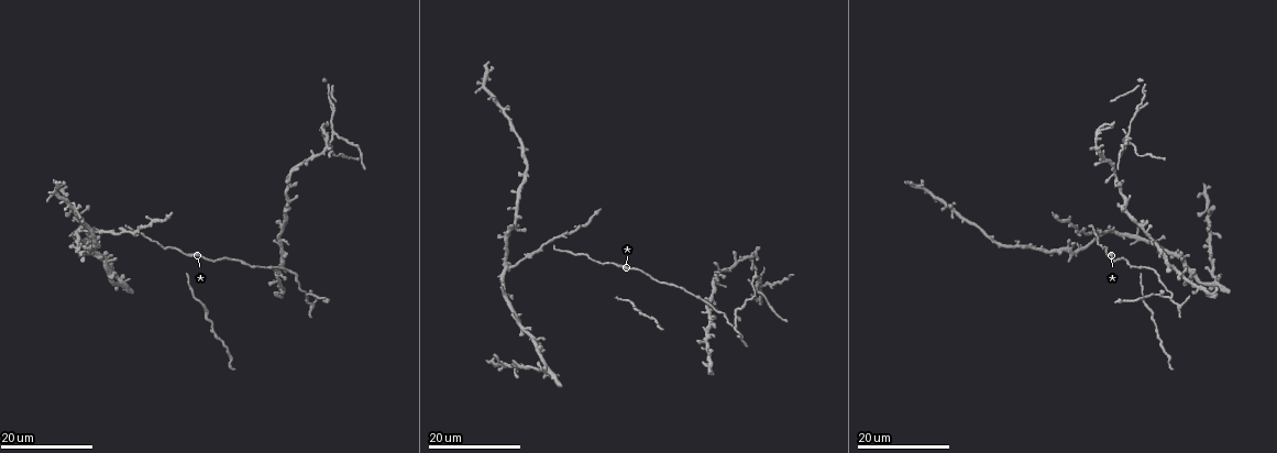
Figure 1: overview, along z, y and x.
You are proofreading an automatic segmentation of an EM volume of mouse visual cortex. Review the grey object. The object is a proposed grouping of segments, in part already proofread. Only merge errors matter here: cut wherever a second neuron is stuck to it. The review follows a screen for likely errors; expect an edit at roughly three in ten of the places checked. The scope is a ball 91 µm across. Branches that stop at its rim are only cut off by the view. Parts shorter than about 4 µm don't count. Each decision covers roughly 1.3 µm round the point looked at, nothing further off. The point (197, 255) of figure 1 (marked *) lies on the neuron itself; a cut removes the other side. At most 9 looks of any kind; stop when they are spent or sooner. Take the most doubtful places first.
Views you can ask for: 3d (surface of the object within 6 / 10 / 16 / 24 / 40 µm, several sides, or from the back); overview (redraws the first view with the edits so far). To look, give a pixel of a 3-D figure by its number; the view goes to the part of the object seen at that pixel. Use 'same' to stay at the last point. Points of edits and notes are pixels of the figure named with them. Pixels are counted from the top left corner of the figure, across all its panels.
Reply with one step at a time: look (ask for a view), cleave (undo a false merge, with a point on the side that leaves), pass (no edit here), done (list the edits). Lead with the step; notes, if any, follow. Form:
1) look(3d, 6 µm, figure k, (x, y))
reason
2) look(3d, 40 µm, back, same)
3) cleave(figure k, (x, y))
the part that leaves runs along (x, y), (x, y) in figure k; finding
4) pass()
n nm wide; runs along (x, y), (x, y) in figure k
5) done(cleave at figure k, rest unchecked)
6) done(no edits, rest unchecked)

look(3d, 16 µm, figure 1, (756, 284))
looks like a crossing

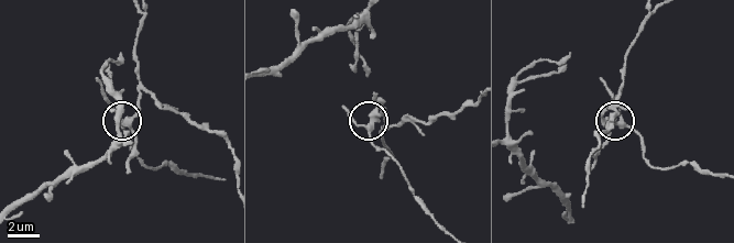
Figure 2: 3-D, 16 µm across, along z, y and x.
look(3d, 10 µm, figure 2, (619, 123))

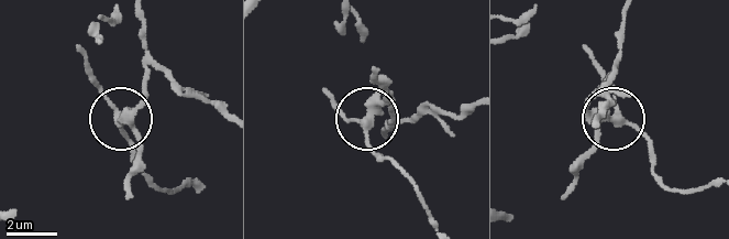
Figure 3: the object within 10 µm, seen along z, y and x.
cleave(figure 3, (145, 91))
320 nm wide; the part that leaves runs along (125, 119), (144, 87), (140, 18) in figure 3; a second neuron is stuck on

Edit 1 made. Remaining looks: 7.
look(overview)

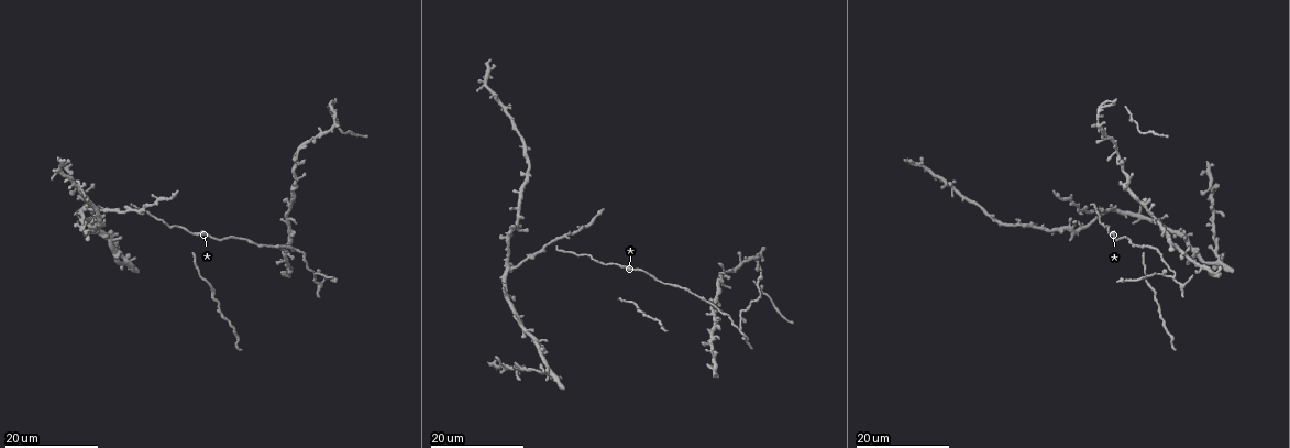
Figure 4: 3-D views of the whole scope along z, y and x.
look(3d, 16 µm, figure 4, (755, 268))
sudden change in width

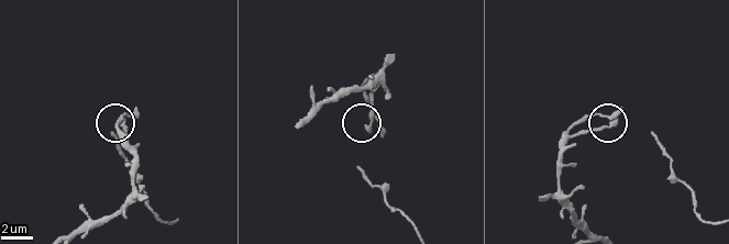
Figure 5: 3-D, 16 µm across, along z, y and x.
look(3d, 10 µm, figure 5, (616, 121))

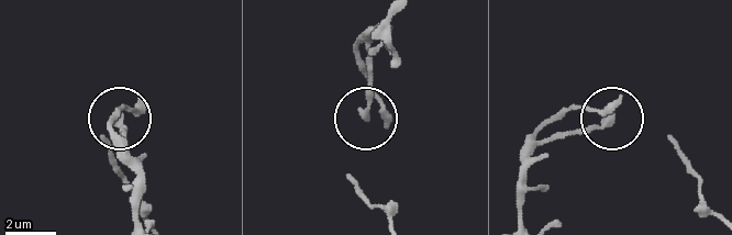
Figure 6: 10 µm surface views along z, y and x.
pass()
3 arms; one neuron here

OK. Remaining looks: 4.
look(3d, 16 µm, figure 4, (128, 209))

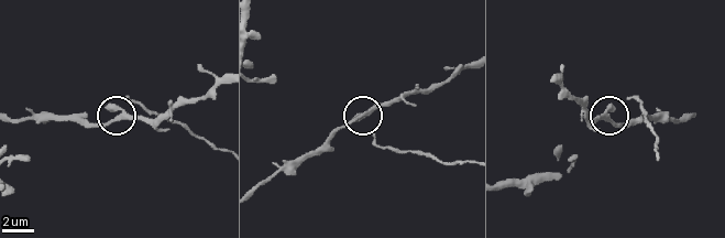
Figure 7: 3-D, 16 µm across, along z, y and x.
look(3d, 6 µm, figure 7, (611, 117))
closer look

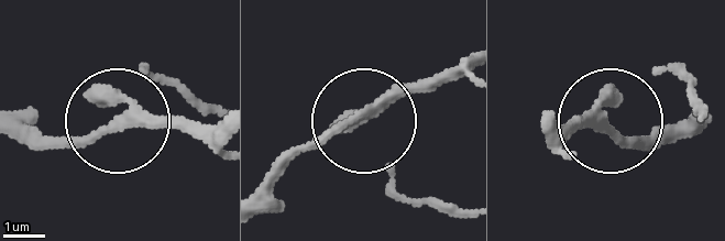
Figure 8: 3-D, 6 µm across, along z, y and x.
look(3d, 6 µm, back, figure 8, (355, 119))

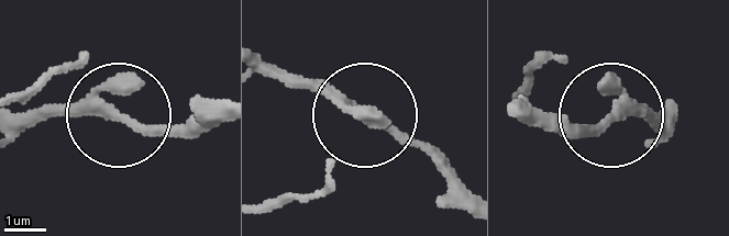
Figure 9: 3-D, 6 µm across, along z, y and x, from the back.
pass()
3 arms; one neuron here

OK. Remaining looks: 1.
done(cleave at figure 3, rest unchecked)

